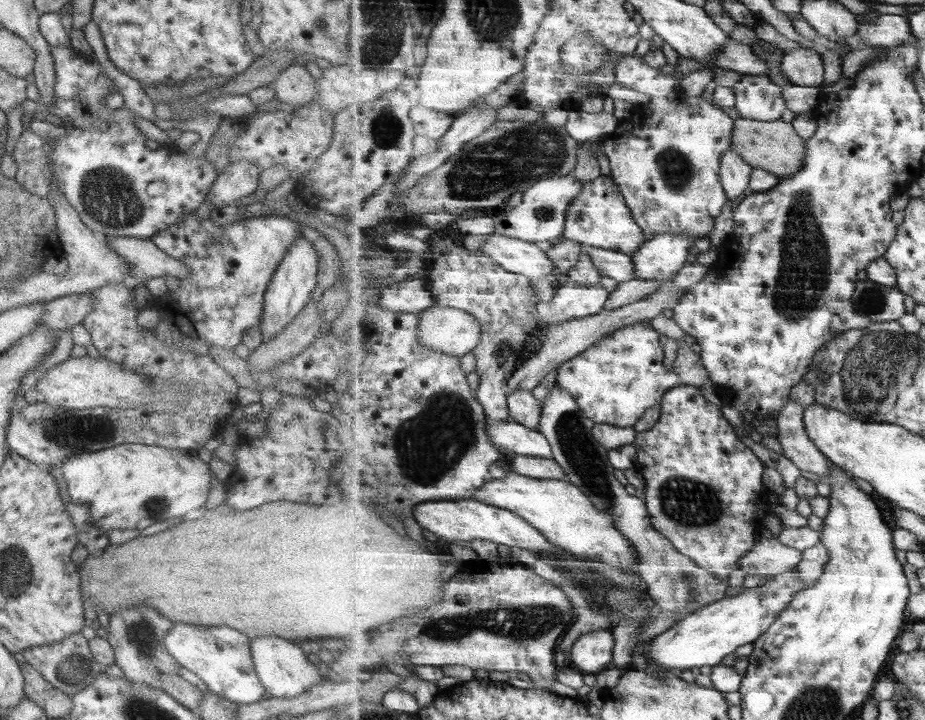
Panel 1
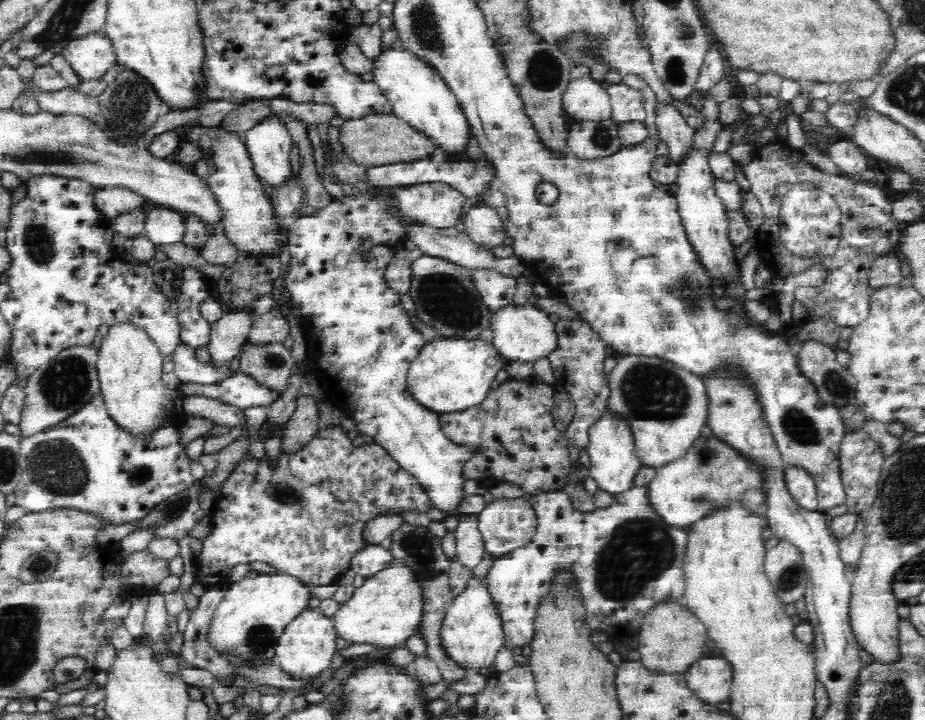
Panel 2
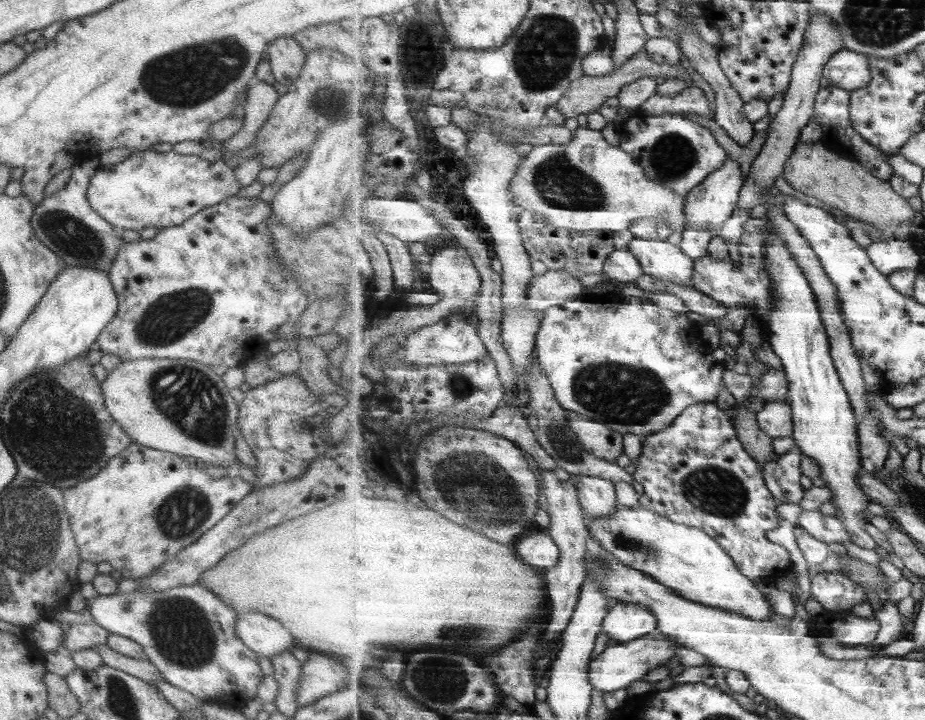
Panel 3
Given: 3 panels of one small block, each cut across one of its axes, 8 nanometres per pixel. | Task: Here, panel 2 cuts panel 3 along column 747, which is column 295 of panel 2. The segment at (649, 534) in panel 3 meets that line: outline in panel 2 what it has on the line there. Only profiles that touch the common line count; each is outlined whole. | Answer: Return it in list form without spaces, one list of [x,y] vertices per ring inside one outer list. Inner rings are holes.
[[[283,570],[279,575],[252,573],[251,576],[232,584],[226,590],[211,620],[208,643],[212,644],[218,653],[230,651],[232,655],[236,655],[244,661],[274,660],[280,635],[284,632],[286,626],[296,619],[296,616],[308,609],[309,600],[312,598],[312,590],[314,590],[314,587],[306,586],[300,579],[296,579],[296,577]]]

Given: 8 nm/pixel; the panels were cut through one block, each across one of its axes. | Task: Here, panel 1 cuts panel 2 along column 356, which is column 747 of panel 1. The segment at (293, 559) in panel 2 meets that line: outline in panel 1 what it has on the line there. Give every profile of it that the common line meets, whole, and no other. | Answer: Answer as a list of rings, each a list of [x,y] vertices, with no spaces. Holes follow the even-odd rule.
[[[681,385],[669,390],[662,400],[662,413],[657,424],[646,430],[638,432],[638,437],[634,445],[638,448],[638,461],[636,469],[642,474],[645,482],[645,499],[646,505],[653,523],[653,526],[666,536],[679,552],[691,557],[701,568],[710,572],[719,580],[725,580],[733,570],[739,569],[739,559],[748,555],[754,548],[756,534],[763,530],[763,518],[767,518],[767,514],[761,513],[761,507],[768,502],[769,494],[764,482],[764,474],[766,466],[755,456],[755,452],[741,442],[739,436],[735,434],[733,425],[731,425],[721,413],[720,407],[715,404],[709,404],[703,394],[701,388],[695,386]]]

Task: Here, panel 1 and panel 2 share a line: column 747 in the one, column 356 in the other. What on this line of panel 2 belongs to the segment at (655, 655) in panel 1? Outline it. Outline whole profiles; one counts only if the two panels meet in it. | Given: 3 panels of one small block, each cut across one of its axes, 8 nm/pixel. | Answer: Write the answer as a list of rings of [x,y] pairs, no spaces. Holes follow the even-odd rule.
[[[392,559],[386,568],[366,579],[362,586],[355,590],[354,596],[348,602],[339,606],[339,610],[332,619],[333,626],[337,635],[342,640],[346,640],[349,645],[372,644],[372,646],[376,646],[377,650],[396,649],[405,645],[408,638],[418,629],[423,614],[422,604],[421,587],[413,578],[412,571],[406,565],[402,565],[402,561]]]

